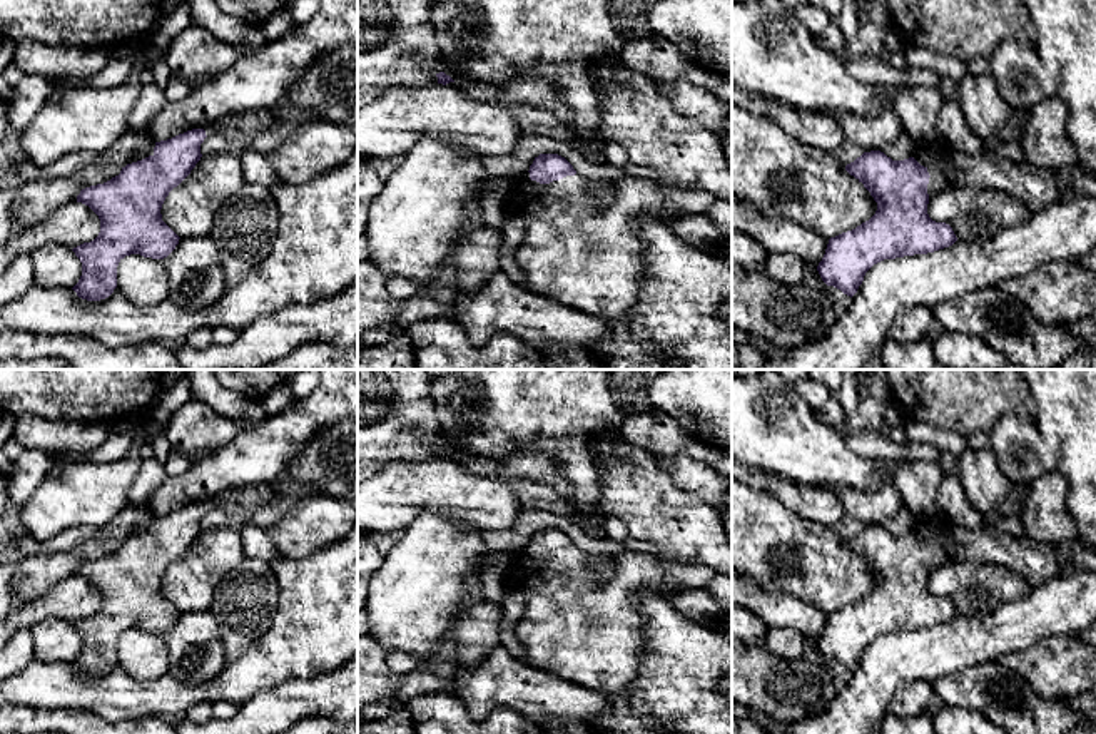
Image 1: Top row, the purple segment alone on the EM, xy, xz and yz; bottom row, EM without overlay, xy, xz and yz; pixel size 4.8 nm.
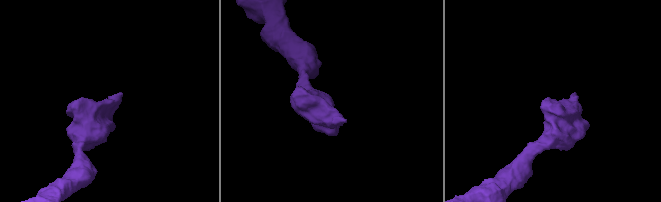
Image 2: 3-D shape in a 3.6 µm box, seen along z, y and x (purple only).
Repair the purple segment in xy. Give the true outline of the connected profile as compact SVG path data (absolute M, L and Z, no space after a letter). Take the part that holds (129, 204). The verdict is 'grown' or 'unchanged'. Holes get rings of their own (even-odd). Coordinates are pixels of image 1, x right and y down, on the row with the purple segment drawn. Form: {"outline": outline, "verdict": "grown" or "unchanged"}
{"outline": "M272 109L246 110L229 114L212 125L192 129L172 139L155 142L152 154L142 161L127 164L120 174L110 181L90 186L80 191L77 202L89 206L100 219L100 232L90 241L72 251L82 263L82 276L72 288L79 298L87 301L100 301L109 298L117 288L117 266L130 254L144 257L164 259L179 244L179 236L162 221L162 204L169 192L177 187L200 161L200 144L211 134L227 130L269 130L277 127L279 119Z", "verdict": "grown"}

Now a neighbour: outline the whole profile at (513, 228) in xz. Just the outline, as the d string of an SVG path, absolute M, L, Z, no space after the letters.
M505 211L501 221L503 246L500 254L500 271L506 274L515 284L526 288L526 281L520 264L516 263L516 251L526 236L526 224L523 214Z

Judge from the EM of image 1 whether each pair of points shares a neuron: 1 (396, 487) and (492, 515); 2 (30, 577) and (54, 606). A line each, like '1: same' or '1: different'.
1: same
2: different

